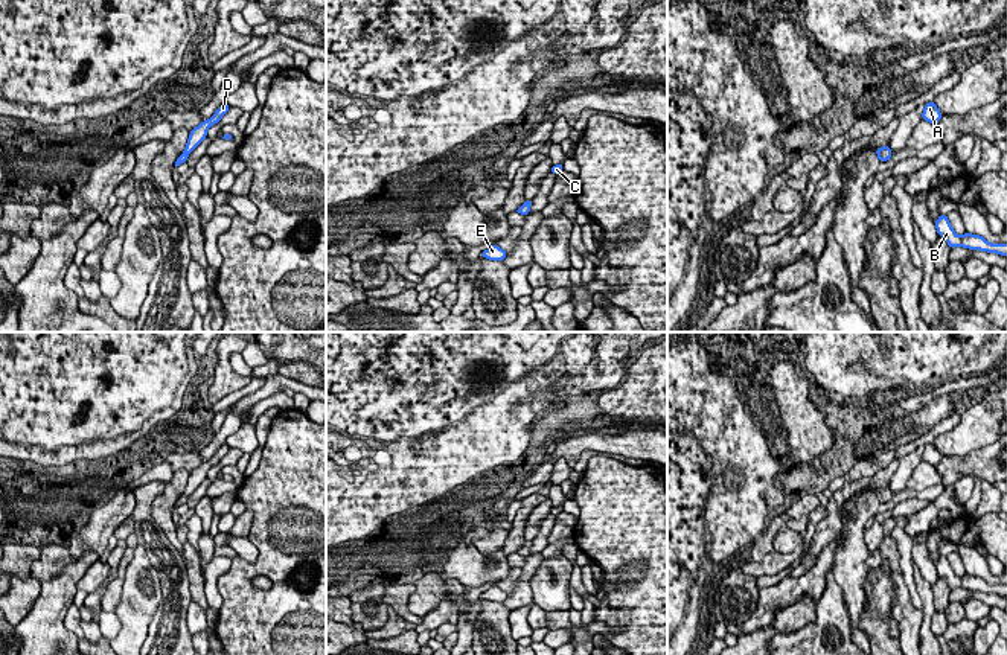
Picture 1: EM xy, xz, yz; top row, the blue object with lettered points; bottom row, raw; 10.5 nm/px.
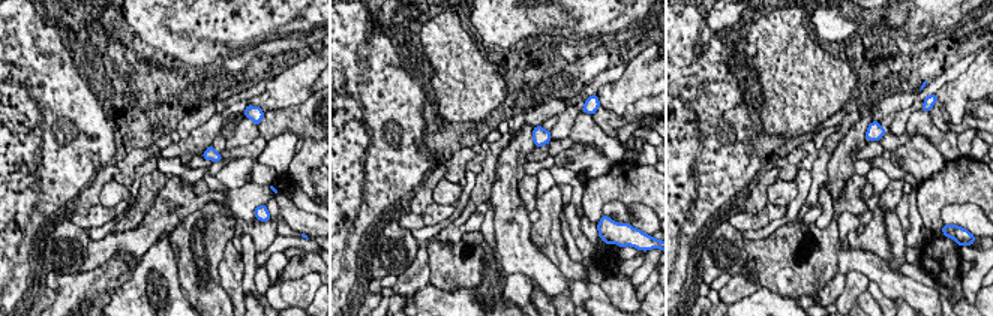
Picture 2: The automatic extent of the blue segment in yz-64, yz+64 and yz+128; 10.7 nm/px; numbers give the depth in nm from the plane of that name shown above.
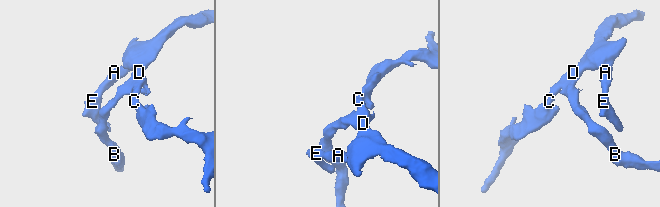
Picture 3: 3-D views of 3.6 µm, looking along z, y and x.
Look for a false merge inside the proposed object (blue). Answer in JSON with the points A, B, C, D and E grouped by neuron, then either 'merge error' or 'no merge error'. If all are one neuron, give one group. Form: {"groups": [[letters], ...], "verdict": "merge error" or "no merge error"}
{"groups": [["A", "B", "C", "D", "E"]], "verdict": "no merge error"}

